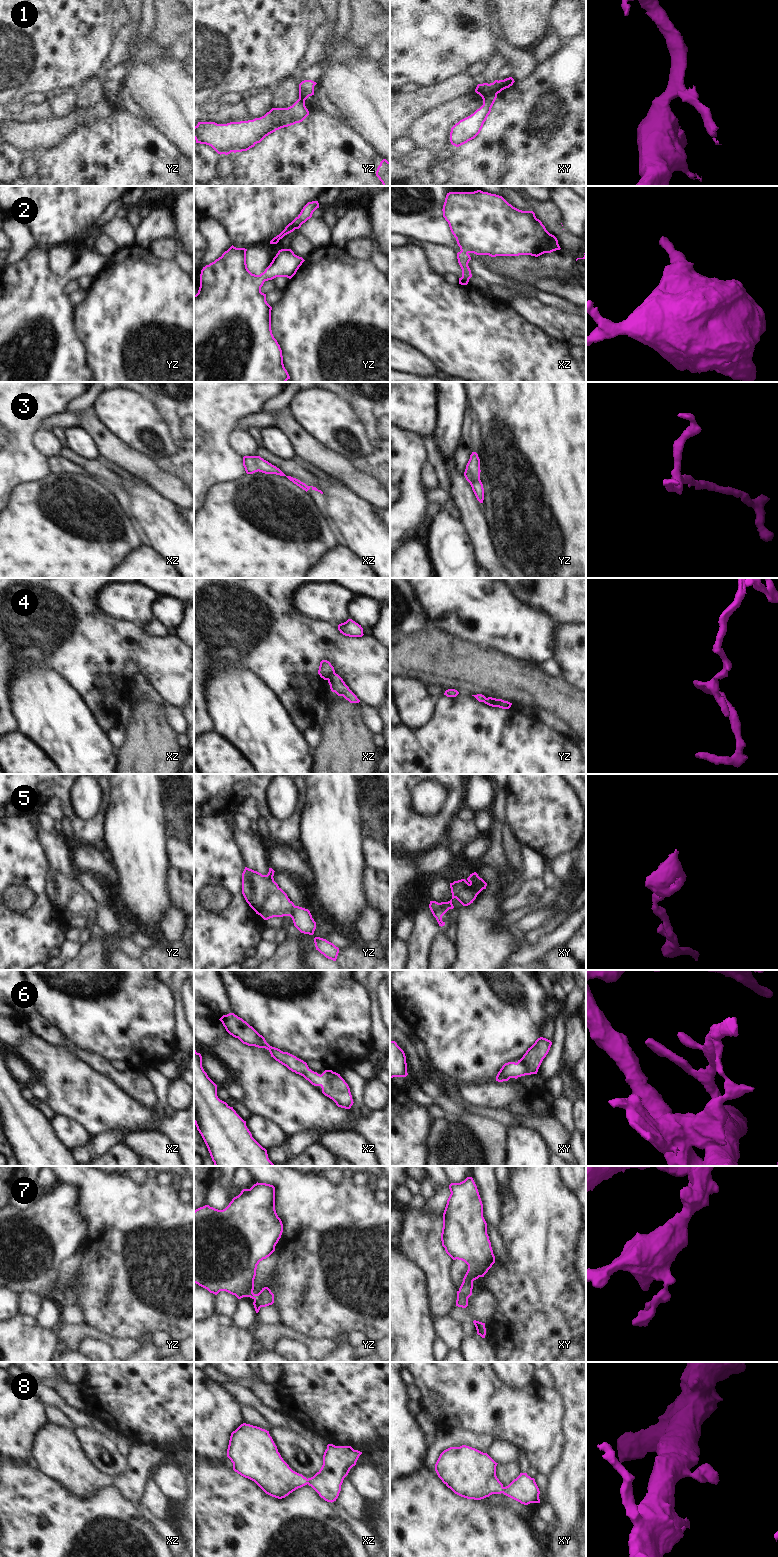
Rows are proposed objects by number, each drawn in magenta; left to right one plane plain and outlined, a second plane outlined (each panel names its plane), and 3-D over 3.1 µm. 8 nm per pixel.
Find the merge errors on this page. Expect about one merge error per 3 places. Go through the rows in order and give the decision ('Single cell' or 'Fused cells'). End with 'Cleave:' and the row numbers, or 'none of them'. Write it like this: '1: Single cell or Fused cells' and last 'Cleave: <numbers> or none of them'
1: Fused cells
2: Single cell
3: Single cell
4: Fused cells
5: Single cell
6: Single cell
7: Single cell
8: Single cell
Cleave: 1, 4.

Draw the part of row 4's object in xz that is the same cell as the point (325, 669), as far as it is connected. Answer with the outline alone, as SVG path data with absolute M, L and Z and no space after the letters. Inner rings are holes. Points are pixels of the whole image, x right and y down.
M322 660L320 662L318 674L320 675L321 678L327 680L328 676L334 672L335 672L334 667L331 665L329 661Z

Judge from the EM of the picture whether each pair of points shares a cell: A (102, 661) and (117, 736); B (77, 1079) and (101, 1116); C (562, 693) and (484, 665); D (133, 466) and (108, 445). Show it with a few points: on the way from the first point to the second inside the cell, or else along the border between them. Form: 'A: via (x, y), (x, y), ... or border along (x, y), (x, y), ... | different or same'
A: border along (117, 721), (106, 732) | different
B: via (78, 1088), (97, 1107) | same
C: via (543, 691), (503, 678) | same
D: via (127, 460), (114, 450) | same

